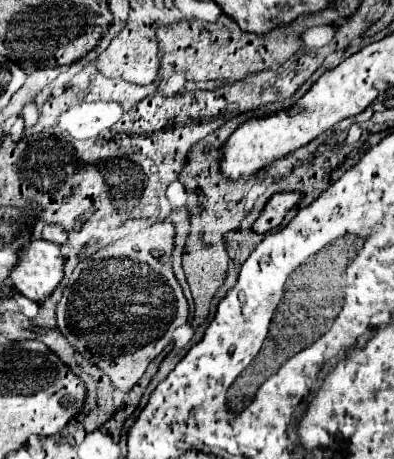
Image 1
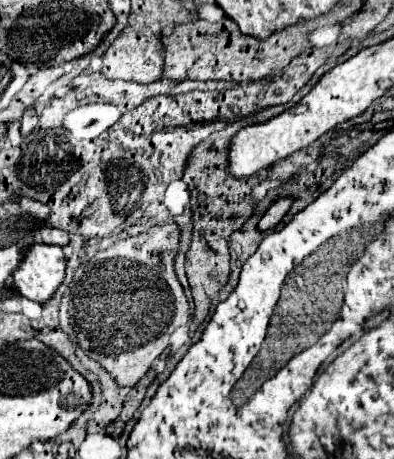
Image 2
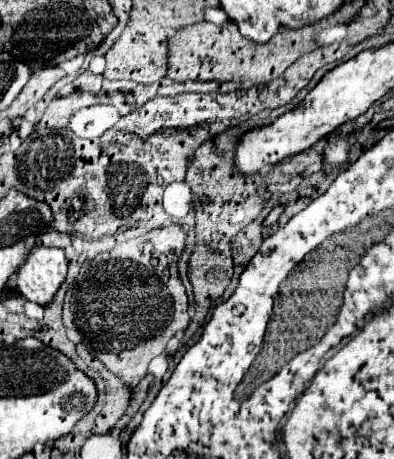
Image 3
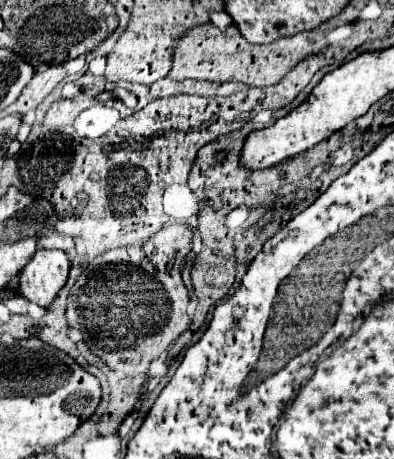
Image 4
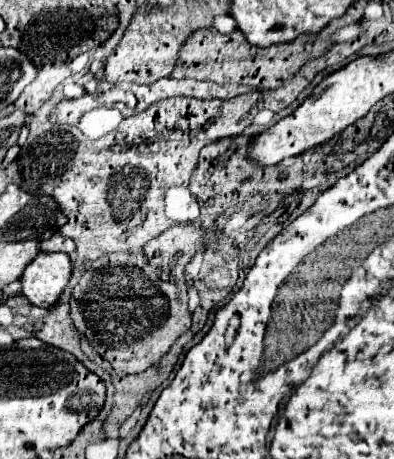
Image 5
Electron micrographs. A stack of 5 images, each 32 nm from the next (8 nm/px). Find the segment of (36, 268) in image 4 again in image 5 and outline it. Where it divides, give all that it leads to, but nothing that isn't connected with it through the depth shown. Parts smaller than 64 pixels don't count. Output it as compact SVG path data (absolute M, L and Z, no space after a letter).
M38 252L20 276L22 294L40 308L50 308L70 280L72 262L64 252Z

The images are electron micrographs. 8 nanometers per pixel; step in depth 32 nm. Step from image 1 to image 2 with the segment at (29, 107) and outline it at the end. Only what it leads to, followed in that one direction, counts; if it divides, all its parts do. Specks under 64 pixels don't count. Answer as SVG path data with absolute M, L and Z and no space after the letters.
M27 108L24 111L24 114L20 119L20 121L21 121L21 129L20 129L21 134L22 136L27 136L37 125L38 117L35 115L34 110L32 110L31 108Z

